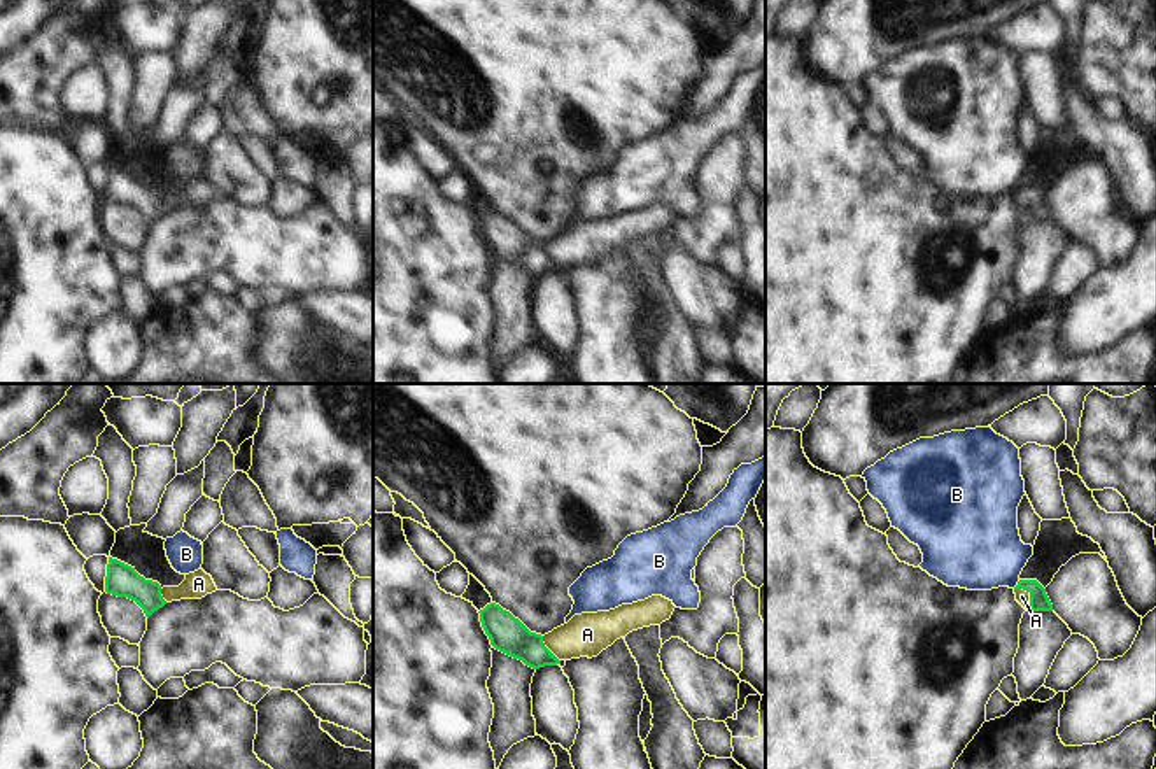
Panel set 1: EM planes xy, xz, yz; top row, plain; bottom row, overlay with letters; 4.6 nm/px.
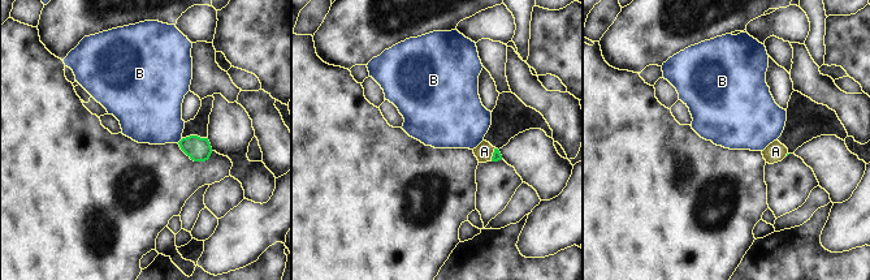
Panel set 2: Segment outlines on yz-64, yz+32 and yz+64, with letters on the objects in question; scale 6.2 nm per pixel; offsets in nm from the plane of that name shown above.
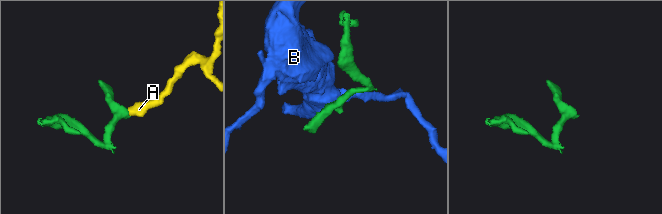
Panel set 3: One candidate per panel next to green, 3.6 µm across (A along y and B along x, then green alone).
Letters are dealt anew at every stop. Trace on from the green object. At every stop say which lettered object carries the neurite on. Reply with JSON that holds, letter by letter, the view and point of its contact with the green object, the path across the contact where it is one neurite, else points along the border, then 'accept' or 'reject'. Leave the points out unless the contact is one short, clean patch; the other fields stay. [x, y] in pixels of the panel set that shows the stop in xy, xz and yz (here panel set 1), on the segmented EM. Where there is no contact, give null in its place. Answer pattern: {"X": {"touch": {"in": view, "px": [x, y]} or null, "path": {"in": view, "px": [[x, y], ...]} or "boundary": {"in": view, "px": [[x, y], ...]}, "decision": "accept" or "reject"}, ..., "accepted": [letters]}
{"A": {"touch": {"in": "yz", "px": [1030, 594]}, "path": {"in": "yz", "px": [[1039, 601], [1030, 594], [1022, 596]]}, "decision": "accept"}, "B": {"touch": {"in": "yz", "px": [1018, 584]}, "boundary": {"in": "yz", "px": [[1020, 580], [1013, 587]]}, "decision": "reject"}, "accepted": ["A"]}

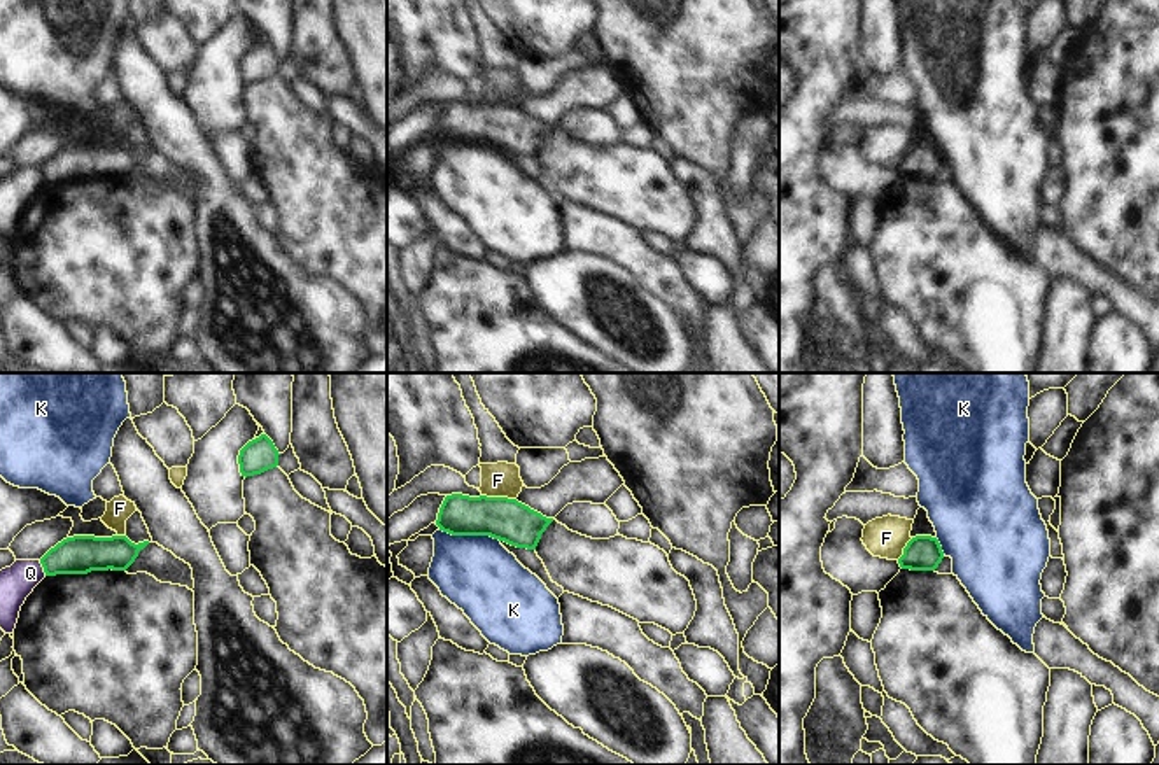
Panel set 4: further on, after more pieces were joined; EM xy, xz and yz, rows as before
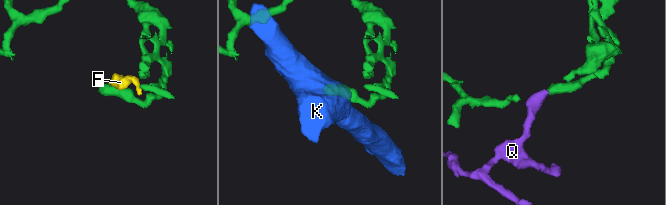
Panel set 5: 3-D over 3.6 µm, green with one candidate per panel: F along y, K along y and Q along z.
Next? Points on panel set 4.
{"F": {"touch": {"in": "xz", "px": [499, 498]}, "boundary": {"in": "xz", "px": [[482, 494], [515, 499]]}, "decision": "reject"}, "K": {"touch": {"in": "xz", "px": [470, 534]}, "boundary": {"in": "xz", "px": [[438, 529], [449, 534], [489, 534], [499, 541]]}, "decision": "reject"}, "Q": {"touch": {"in": "xy", "px": [42, 566]}, "boundary": {"in": "xy", "px": [[39, 561], [46, 575]]}, "decision": "reject"}, "accepted": []}

